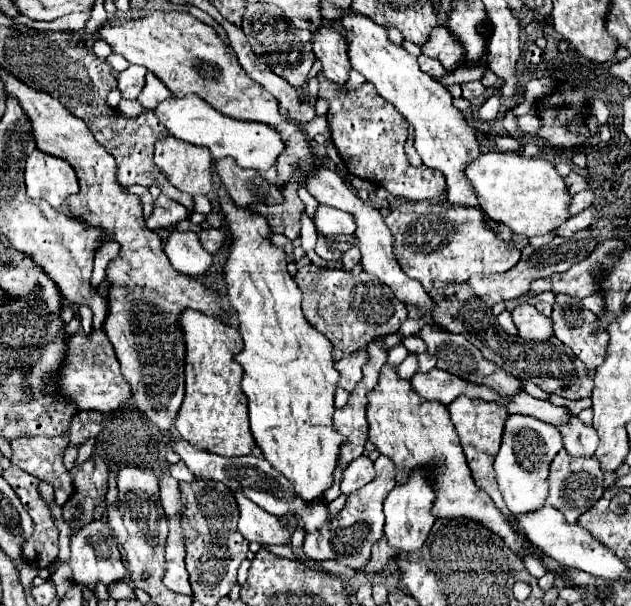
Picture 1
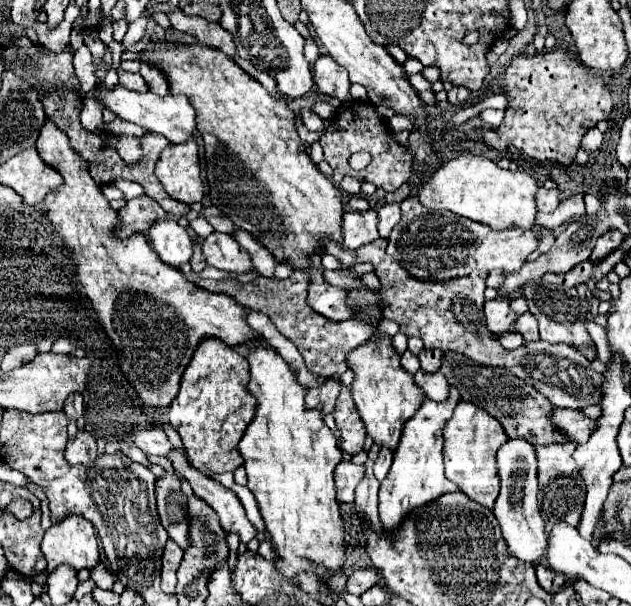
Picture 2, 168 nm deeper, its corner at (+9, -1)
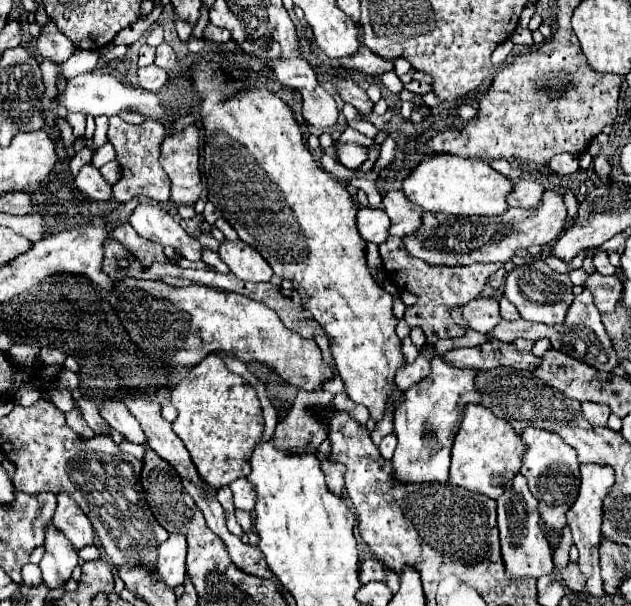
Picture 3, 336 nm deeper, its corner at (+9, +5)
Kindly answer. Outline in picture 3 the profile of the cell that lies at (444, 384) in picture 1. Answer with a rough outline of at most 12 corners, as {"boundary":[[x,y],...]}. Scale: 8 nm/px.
{"boundary":[[426,353],[406,363],[394,377],[396,387],[406,391],[430,373]]}

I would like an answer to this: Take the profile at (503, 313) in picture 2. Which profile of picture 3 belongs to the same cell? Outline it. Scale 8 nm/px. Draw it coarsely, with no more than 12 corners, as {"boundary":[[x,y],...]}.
{"boundary":[[472,299],[452,309],[454,321],[490,333],[500,321],[498,301]]}

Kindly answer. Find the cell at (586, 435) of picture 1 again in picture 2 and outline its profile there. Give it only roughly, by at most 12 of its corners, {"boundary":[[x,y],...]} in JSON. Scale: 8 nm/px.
{"boundary":[[554,409],[550,421],[572,443],[586,443],[596,423],[576,409]]}

